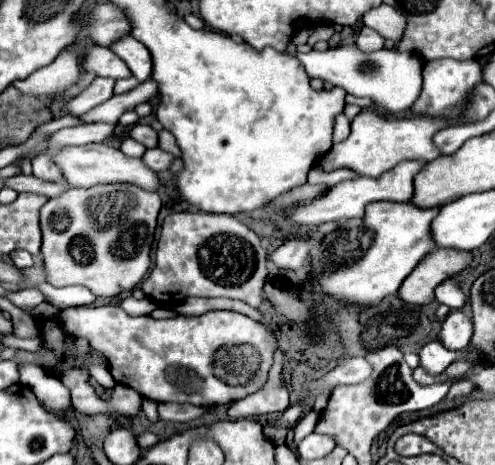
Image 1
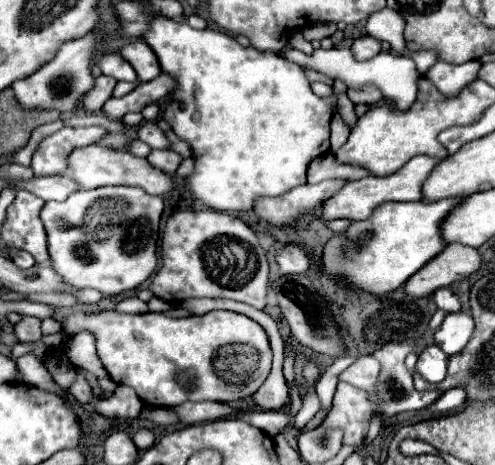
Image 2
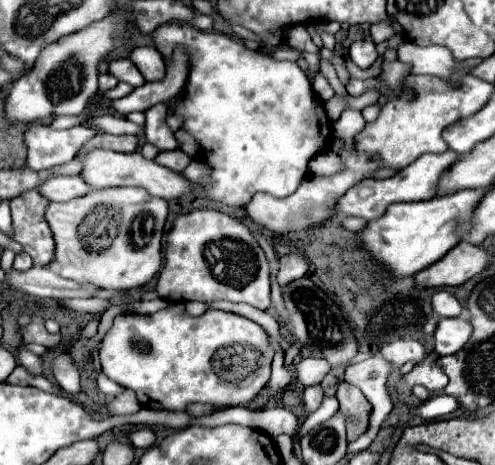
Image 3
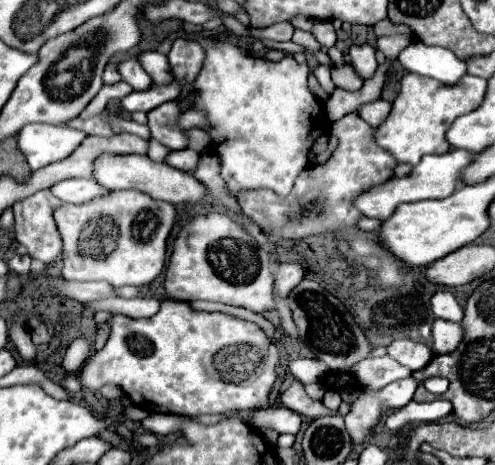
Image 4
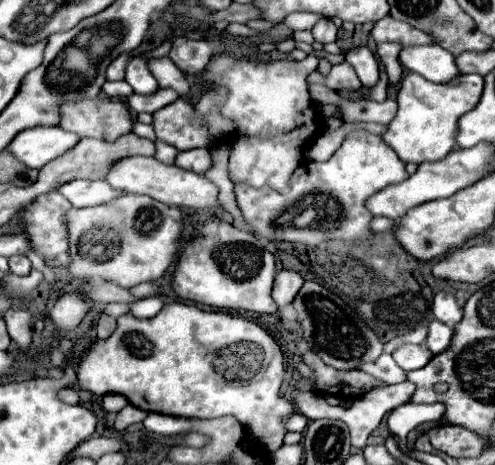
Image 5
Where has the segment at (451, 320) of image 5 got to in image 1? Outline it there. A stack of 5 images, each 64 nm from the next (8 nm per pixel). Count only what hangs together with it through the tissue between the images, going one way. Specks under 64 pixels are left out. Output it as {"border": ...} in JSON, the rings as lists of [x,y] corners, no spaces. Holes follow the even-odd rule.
{"border":[[[456,276],[446,278],[446,280],[436,288],[436,300],[438,300],[440,304],[450,306],[452,310],[458,310],[458,308],[462,308],[462,306],[466,304],[466,296],[464,296],[464,292],[462,292],[460,282],[456,280]]]}

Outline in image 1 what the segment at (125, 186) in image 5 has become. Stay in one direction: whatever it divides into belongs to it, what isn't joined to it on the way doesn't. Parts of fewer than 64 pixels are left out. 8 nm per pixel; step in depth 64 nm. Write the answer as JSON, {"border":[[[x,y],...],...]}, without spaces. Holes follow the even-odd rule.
{"border":[[[84,144],[84,146],[64,146],[52,156],[54,164],[62,170],[64,180],[70,186],[94,186],[94,184],[112,184],[112,182],[128,182],[136,184],[146,190],[156,190],[158,188],[158,178],[156,172],[146,168],[140,158],[128,158],[124,156],[118,148],[108,146],[108,144]]]}

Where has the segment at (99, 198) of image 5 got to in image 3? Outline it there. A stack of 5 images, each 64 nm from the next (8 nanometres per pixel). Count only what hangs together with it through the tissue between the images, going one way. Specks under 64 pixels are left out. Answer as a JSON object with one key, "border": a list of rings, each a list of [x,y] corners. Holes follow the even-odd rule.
{"border":[[[50,176],[36,190],[52,202],[66,202],[76,196],[82,196],[84,192],[90,192],[88,184],[84,184],[80,176]]]}

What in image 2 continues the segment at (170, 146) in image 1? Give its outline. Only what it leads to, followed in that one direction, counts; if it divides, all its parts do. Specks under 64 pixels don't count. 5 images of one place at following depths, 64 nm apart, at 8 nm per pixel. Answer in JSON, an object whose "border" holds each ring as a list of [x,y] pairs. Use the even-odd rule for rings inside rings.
{"border":[[[166,131],[166,136],[170,141],[170,149],[180,154],[183,158],[190,158],[192,156],[190,146],[184,140],[178,138],[173,131]]]}

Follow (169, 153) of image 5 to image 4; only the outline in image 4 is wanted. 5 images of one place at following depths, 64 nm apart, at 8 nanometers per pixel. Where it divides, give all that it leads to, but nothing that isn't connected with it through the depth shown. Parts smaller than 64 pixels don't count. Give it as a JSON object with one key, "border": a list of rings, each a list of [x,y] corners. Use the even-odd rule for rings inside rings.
{"border":[[[148,140],[148,156],[154,160],[154,162],[164,162],[164,156],[168,154],[170,150],[166,146],[162,146],[160,142],[156,140]]]}

